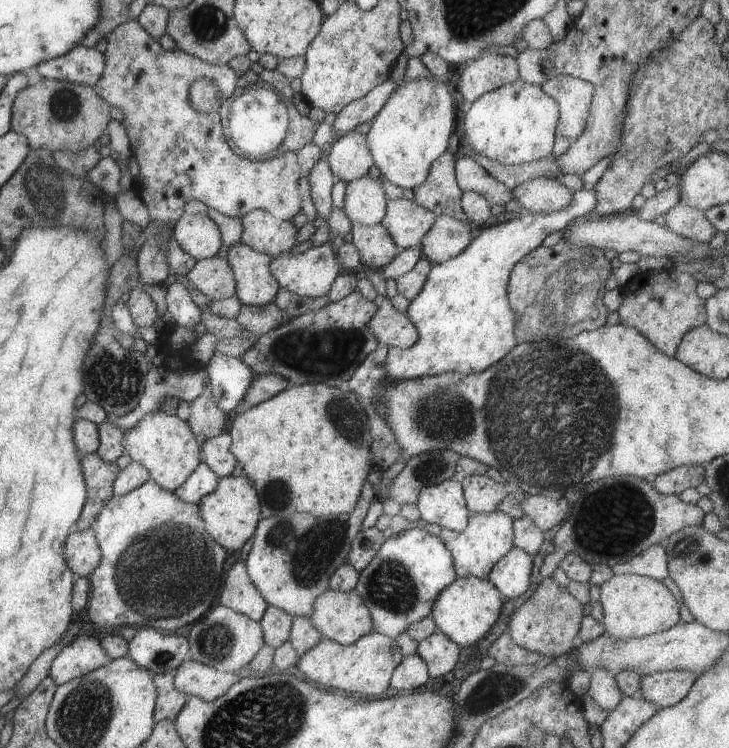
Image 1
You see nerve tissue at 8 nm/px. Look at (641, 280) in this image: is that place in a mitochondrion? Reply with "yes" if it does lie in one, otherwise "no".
no

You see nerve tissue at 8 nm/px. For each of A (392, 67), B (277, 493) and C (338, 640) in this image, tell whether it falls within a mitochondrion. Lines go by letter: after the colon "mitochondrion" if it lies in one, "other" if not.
A: other
B: mitochondrion
C: other

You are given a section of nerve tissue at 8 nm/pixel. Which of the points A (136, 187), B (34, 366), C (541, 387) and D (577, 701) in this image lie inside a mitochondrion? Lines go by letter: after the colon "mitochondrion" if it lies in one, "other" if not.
A: other
B: other
C: mitochondrion
D: other

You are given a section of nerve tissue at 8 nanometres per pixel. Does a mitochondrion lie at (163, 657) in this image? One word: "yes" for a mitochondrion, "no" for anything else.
yes

